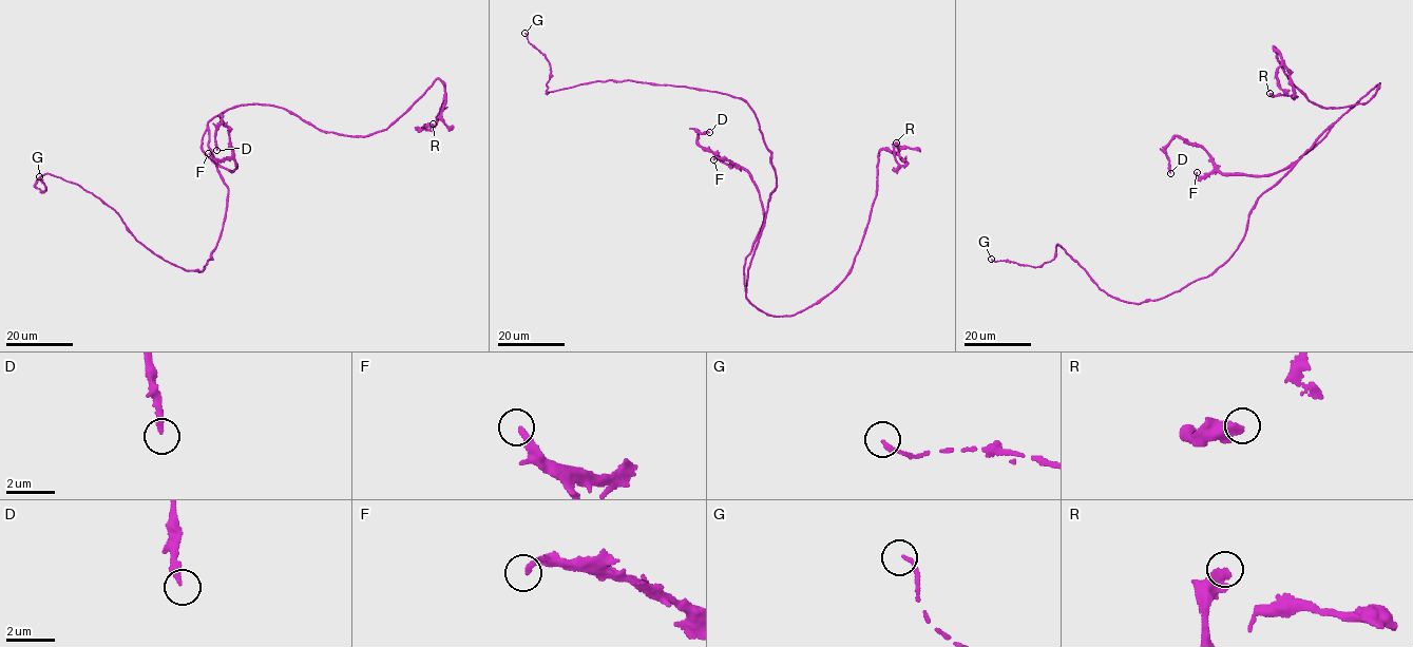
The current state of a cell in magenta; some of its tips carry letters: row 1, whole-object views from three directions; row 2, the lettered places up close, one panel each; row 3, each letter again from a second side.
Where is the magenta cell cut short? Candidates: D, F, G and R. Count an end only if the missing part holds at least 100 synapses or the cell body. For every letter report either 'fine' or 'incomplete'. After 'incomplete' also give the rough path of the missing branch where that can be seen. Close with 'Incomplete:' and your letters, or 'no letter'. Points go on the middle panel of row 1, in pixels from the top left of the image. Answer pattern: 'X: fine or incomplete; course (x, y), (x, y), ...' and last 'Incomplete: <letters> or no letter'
D: fine
F: fine
G: fine
R: fine
Incomplete: no letter

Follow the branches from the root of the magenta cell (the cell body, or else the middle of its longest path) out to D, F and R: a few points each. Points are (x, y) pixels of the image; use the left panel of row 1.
D: (221, 174), (208, 129), (202, 146), (221, 166), (237, 168), (222, 115), (216, 150)
F: (221, 174), (208, 129), (204, 152), (229, 171), (237, 168), (233, 159), (216, 159), (208, 153)
R: (221, 174), (207, 126), (242, 105), (361, 136), (438, 78), (433, 124)

